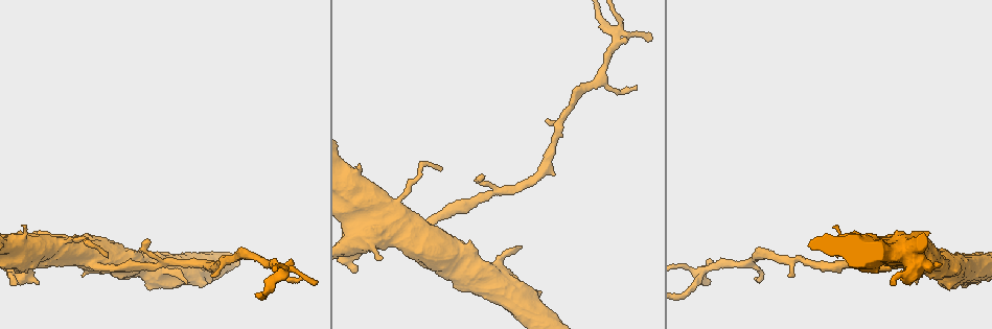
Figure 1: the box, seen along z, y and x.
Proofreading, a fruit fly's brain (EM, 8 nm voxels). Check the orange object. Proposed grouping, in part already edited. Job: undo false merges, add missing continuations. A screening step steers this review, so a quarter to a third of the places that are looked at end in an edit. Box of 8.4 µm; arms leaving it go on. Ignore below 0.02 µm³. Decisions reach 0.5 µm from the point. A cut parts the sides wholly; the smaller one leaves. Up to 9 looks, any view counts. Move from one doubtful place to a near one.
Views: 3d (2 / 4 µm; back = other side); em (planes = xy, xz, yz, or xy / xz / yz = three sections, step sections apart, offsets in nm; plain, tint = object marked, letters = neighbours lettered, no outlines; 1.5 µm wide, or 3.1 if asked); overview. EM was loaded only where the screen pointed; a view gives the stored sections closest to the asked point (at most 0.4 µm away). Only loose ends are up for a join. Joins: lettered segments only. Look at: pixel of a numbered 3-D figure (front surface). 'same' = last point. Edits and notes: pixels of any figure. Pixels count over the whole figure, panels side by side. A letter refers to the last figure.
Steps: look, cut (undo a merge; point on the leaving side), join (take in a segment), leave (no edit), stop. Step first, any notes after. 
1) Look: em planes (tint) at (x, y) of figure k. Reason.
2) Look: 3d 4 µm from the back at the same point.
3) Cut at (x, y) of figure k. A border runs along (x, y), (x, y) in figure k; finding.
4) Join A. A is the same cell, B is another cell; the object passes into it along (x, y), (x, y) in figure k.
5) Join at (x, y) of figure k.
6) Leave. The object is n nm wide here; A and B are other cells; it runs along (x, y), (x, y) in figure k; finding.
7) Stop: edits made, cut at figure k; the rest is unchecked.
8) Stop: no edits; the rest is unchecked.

Look: em xz step 8 (letters) at (482, 178) of figure 1.

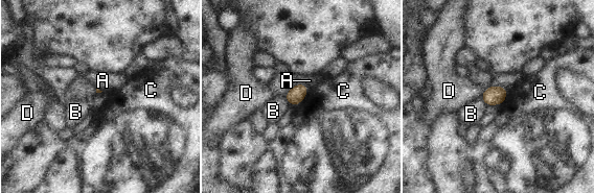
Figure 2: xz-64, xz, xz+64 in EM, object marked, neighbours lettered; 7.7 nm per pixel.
Leave. The longest contact is with D, 220 nm; A, B, C and D are other cells; no lettered segment goes on from it.

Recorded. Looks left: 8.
Look: em planes (letters) at (358, 271) of figure 1. Branch stops here.

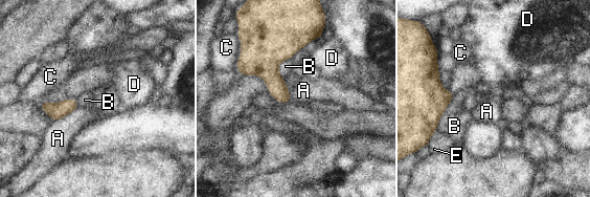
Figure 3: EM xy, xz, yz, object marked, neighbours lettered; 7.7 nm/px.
Leave. A, B, C, D and E are other cells; a border runs along (78, 108), (53, 122) in figure 3; no lettered segment goes on from it.

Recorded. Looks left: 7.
Look: 3d 4 µm at (361, 165) of figure 1. Tapers out.

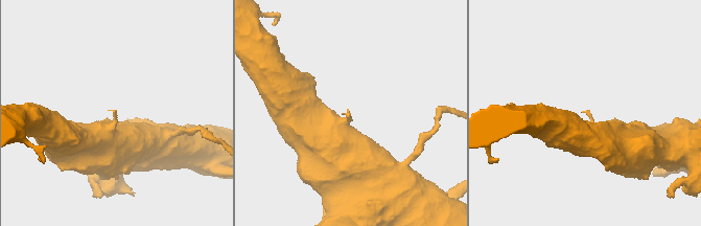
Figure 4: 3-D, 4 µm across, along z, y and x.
Look: em xy step 4 (letters) at (116, 111) of figure 4.

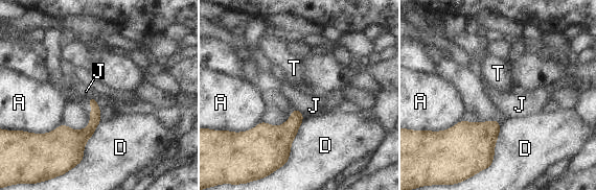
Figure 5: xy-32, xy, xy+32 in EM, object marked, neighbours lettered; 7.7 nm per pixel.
Leave. A, D, J and T are other cells; a border runs along (91, 98), (101, 108) in figure 5; no lettered segment goes on from it.

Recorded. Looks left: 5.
Look: em 3.1 µm planes (letters) at (93, 265) of figure 1. Thick turns thin.

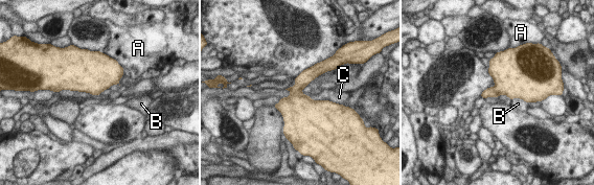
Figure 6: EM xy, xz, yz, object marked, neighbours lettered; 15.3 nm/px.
Leave. The object is 320 nm wide here; A, B and C are other cells; a border runs along (310, 96), (335, 102) in figure 6; continuous, no second neuron.

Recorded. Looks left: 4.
Stop: no edits; the rest is unchecked.

